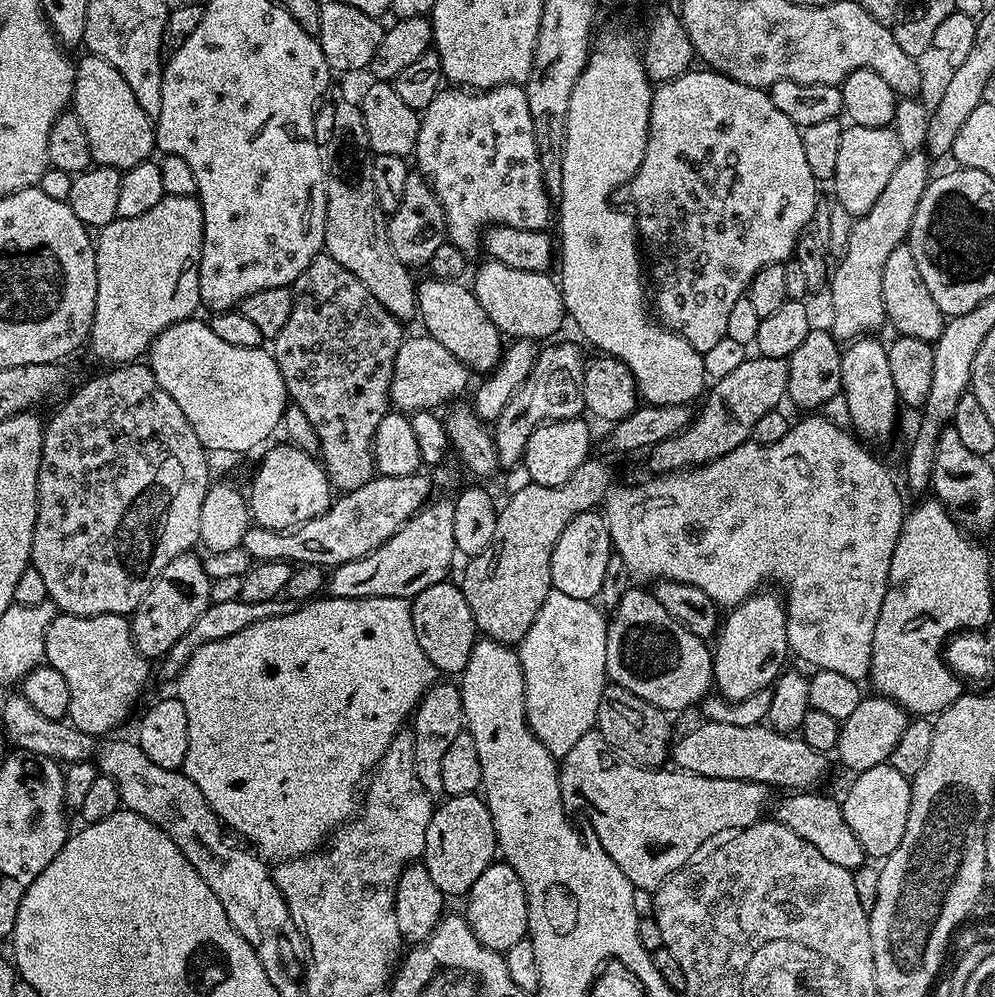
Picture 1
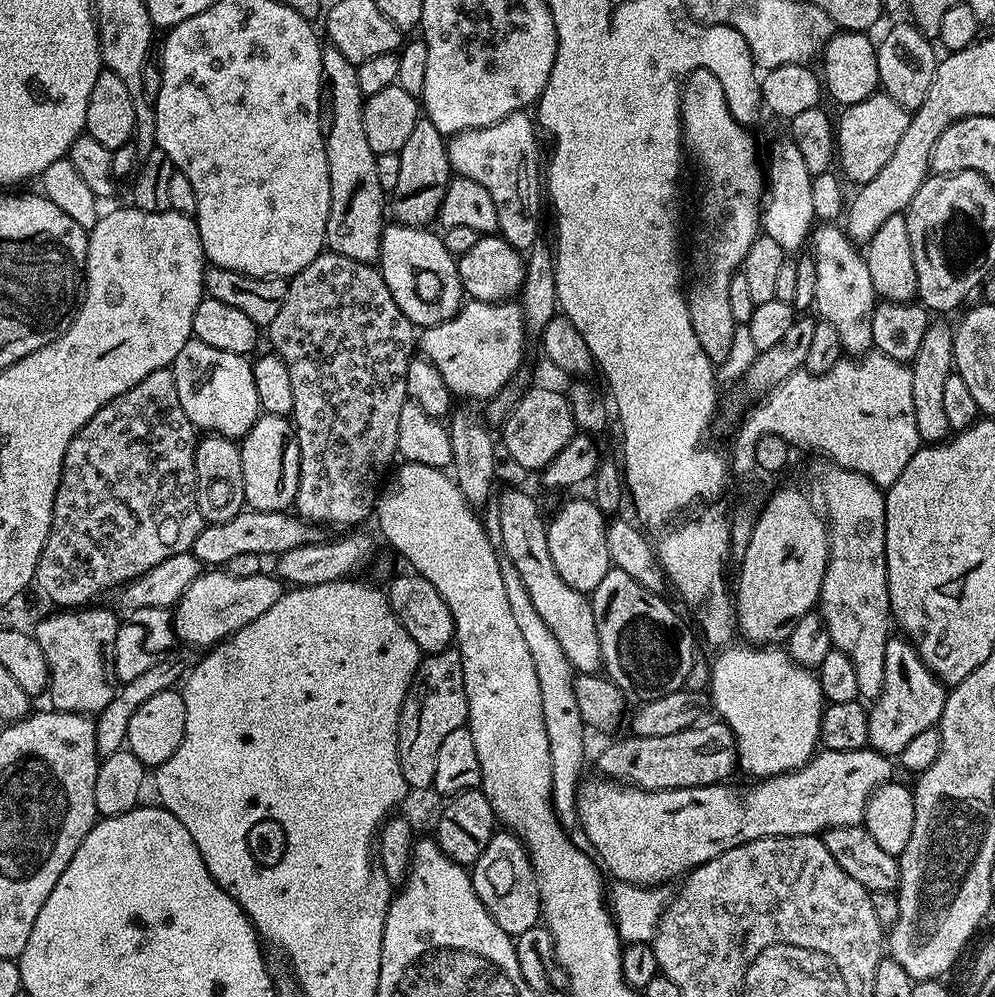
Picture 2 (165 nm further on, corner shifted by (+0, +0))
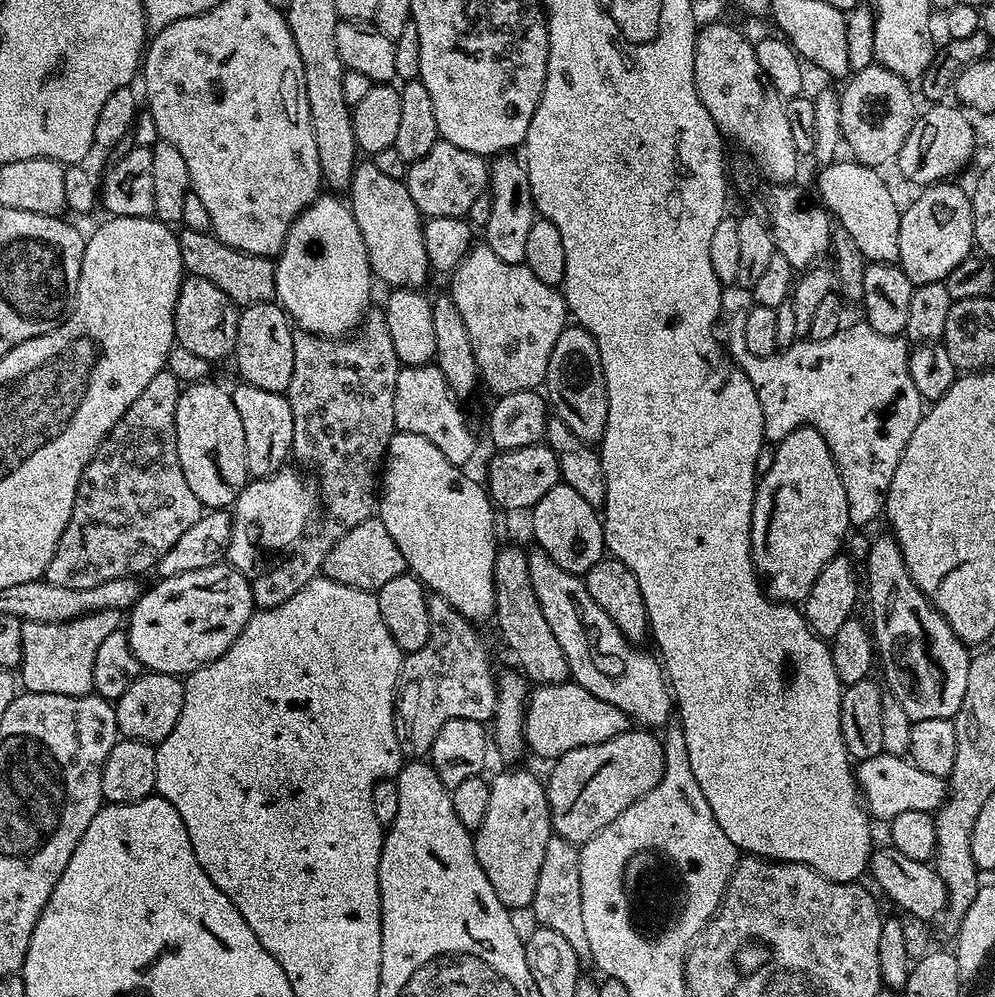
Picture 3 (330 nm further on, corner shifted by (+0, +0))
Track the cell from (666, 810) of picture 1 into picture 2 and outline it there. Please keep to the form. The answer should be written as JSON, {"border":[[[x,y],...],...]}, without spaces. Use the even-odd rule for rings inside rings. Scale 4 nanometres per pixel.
{"border":[[[871,746],[859,748],[858,750],[820,750],[816,755],[808,761],[807,764],[800,768],[795,768],[792,772],[783,772],[778,776],[765,776],[757,779],[749,788],[731,788],[731,783],[721,782],[719,784],[707,784],[706,786],[698,786],[697,788],[671,788],[670,790],[658,790],[651,792],[645,788],[636,788],[633,784],[622,784],[618,780],[610,780],[607,778],[595,778],[596,780],[585,779],[581,783],[580,788],[576,792],[576,818],[578,821],[579,831],[584,831],[586,839],[592,843],[591,851],[598,857],[599,863],[605,869],[608,868],[616,875],[617,881],[626,884],[642,884],[645,886],[664,886],[667,880],[672,880],[675,876],[687,874],[692,869],[697,868],[699,864],[710,862],[714,858],[718,858],[718,854],[722,854],[726,850],[730,850],[734,846],[742,846],[751,840],[758,838],[766,838],[767,836],[814,836],[823,834],[830,828],[838,826],[854,826],[855,824],[863,825],[864,811],[868,805],[868,800],[874,794],[874,790],[878,790],[883,784],[889,783],[893,779],[892,776],[893,761],[889,757],[884,756],[881,752],[875,752]]]}

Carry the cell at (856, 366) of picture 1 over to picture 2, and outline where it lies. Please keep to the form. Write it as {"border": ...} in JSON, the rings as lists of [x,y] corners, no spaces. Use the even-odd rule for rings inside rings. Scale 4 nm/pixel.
{"border":[[[820,222],[813,227],[810,237],[811,248],[817,274],[814,281],[815,315],[830,322],[834,330],[838,330],[838,338],[842,338],[845,353],[867,353],[872,348],[874,310],[878,297],[874,290],[874,282],[870,282],[870,270],[863,255],[849,240],[847,231],[836,222]]]}

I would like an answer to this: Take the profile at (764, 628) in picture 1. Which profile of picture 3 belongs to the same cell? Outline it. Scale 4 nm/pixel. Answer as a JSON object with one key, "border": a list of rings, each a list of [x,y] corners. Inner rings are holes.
{"border":[[[795,428],[775,448],[768,473],[763,473],[756,485],[752,564],[771,600],[795,605],[808,597],[822,566],[841,555],[840,543],[850,532],[848,503],[832,452],[818,429]]]}

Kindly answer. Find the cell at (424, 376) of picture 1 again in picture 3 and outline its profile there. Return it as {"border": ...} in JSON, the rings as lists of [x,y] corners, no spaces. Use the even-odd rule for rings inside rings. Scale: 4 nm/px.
{"border":[[[487,242],[473,243],[460,265],[452,269],[450,279],[450,295],[454,306],[458,306],[462,322],[466,324],[466,334],[470,334],[472,353],[483,387],[488,387],[496,398],[539,389],[544,384],[546,370],[550,366],[554,342],[558,342],[558,334],[562,334],[570,316],[563,291],[559,287],[542,282],[542,278],[536,277],[524,264],[502,262],[502,258],[498,258],[494,250],[490,250]]]}

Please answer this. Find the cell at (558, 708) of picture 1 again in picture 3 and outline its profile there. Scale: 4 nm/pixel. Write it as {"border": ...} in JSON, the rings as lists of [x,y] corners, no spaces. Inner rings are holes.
{"border":[[[552,835],[546,842],[546,854],[542,854],[542,870],[538,870],[538,886],[534,890],[534,898],[530,912],[536,915],[537,925],[558,930],[570,946],[578,954],[582,962],[591,961],[590,941],[586,938],[586,925],[582,919],[582,882],[578,878],[578,862],[580,849],[570,841],[558,835]]]}

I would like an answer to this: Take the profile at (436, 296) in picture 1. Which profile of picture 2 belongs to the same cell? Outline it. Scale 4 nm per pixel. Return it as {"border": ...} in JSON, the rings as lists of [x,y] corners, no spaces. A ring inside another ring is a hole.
{"border":[[[388,222],[384,226],[384,234],[380,239],[380,259],[378,267],[390,294],[394,294],[394,302],[398,302],[398,310],[410,318],[413,326],[421,329],[429,328],[435,324],[446,322],[462,303],[462,289],[460,286],[460,275],[456,269],[457,257],[446,250],[443,235],[436,236],[427,227],[416,228],[412,224],[401,224],[399,222]]]}

